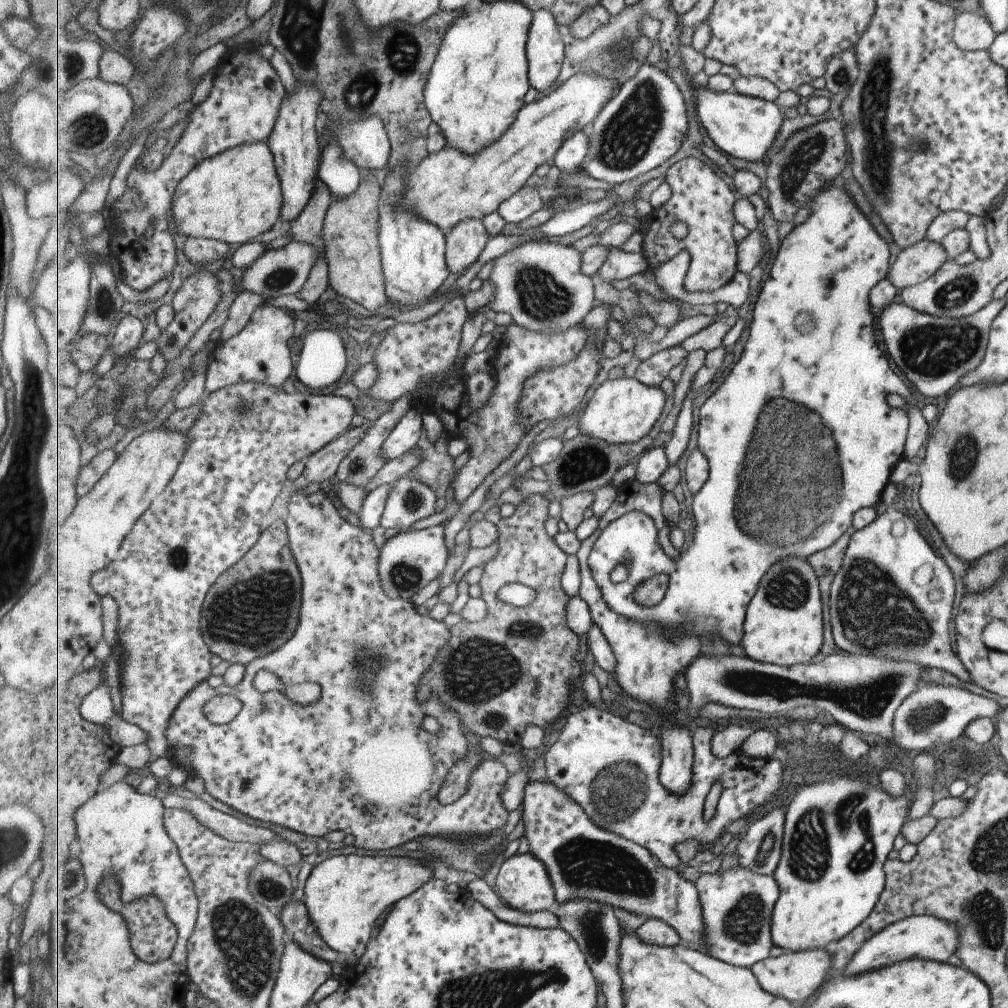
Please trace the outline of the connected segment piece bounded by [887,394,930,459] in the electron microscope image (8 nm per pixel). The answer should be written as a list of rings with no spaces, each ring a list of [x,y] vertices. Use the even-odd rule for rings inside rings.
[[[897,394],[887,396],[887,404],[901,408],[908,418],[908,430],[903,446],[903,458],[915,456],[919,448],[923,446],[928,438],[930,426],[925,423],[923,416],[916,406],[916,402],[911,398],[901,398]]]

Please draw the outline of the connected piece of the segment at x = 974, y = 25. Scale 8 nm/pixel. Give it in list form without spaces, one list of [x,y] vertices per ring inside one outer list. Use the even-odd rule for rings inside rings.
[[[956,12],[951,42],[963,52],[987,51],[993,43],[993,30],[982,14]]]

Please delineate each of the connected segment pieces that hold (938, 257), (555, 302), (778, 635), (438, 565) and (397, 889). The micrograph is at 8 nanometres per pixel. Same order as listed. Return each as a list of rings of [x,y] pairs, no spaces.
[[[922,239],[908,248],[901,249],[887,272],[886,280],[901,292],[909,286],[927,280],[945,261],[946,253],[941,244]]]
[[[529,240],[491,260],[493,268],[489,280],[495,284],[497,292],[491,304],[485,306],[496,313],[511,314],[514,324],[537,332],[565,332],[582,322],[593,309],[595,284],[593,278],[585,276],[581,270],[582,253],[573,246],[561,246],[543,240]]]
[[[787,558],[763,576],[758,595],[749,603],[742,646],[748,657],[757,662],[785,667],[810,664],[822,645],[823,606],[817,590],[815,570],[809,558]]]
[[[444,525],[431,526],[424,530],[409,530],[396,534],[387,540],[381,552],[379,562],[379,574],[383,588],[393,598],[411,600],[417,592],[421,592],[425,586],[429,586],[433,580],[439,578],[447,566],[449,550],[445,544]]]
[[[333,856],[312,867],[306,879],[303,901],[321,938],[351,966],[363,959],[379,916],[389,906],[418,892],[433,876],[435,870],[415,858]]]

